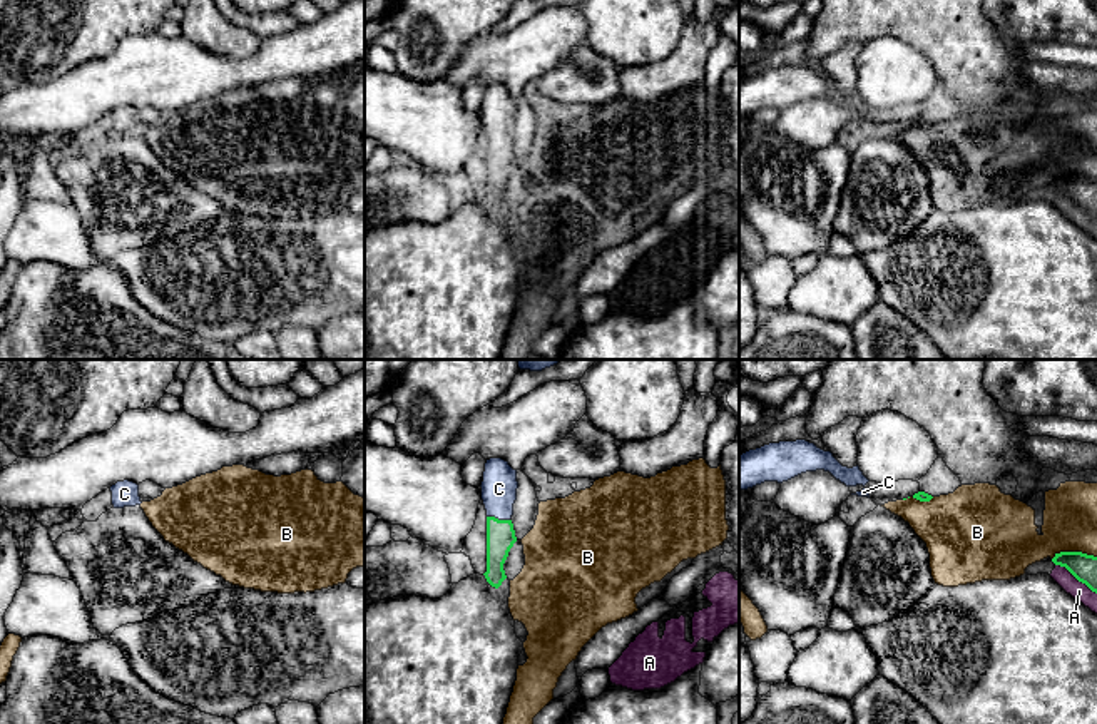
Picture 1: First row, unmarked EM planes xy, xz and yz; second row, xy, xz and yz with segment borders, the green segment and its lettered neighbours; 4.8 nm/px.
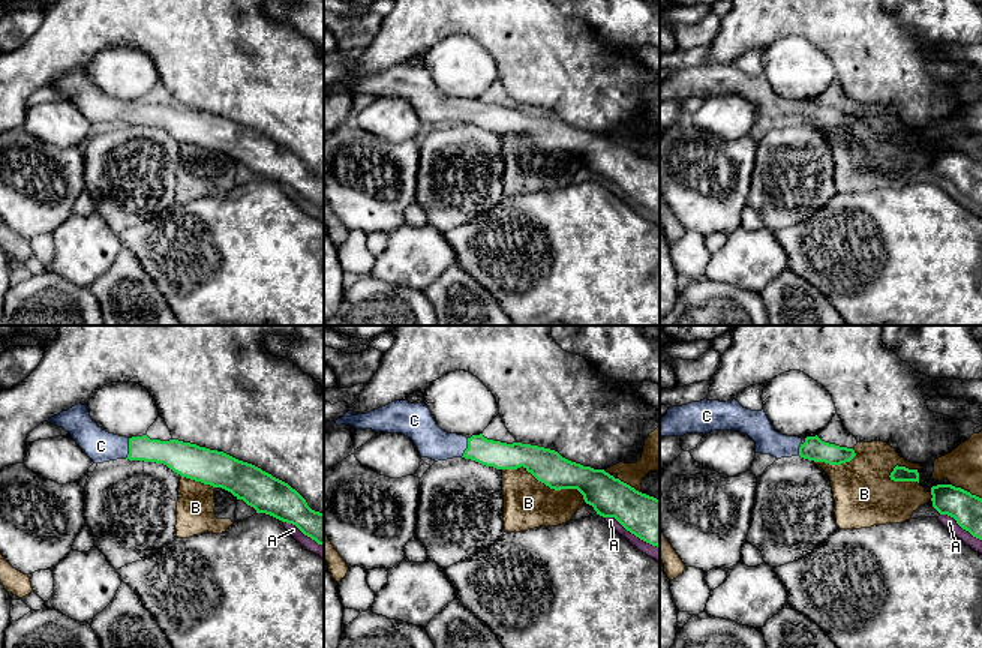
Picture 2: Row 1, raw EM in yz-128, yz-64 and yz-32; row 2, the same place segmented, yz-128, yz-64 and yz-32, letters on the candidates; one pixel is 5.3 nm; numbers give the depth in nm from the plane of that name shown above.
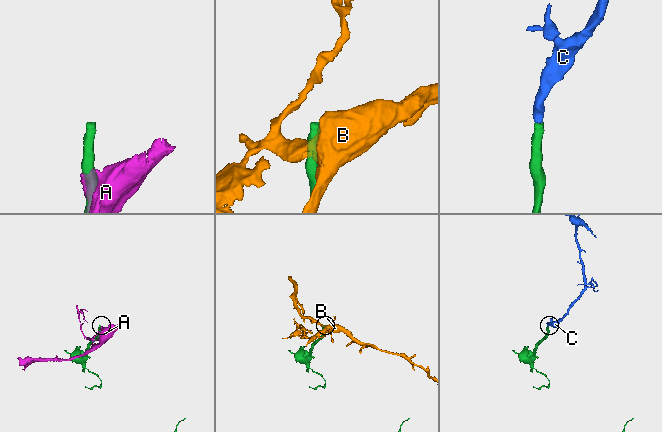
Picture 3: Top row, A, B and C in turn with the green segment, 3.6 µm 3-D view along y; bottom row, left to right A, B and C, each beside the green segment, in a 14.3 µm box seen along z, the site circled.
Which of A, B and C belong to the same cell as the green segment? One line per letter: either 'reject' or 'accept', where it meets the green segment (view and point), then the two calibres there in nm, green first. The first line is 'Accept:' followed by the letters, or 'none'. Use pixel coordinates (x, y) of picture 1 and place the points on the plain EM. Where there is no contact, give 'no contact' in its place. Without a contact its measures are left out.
Accept: C
A: reject | yz (1076, 203) | 130/90 nm
B: reject | yz (1074, 178) | 130/260 nm
C: accept | xz (497, 144) | 140/180 nm

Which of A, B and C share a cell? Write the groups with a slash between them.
A / B / C

